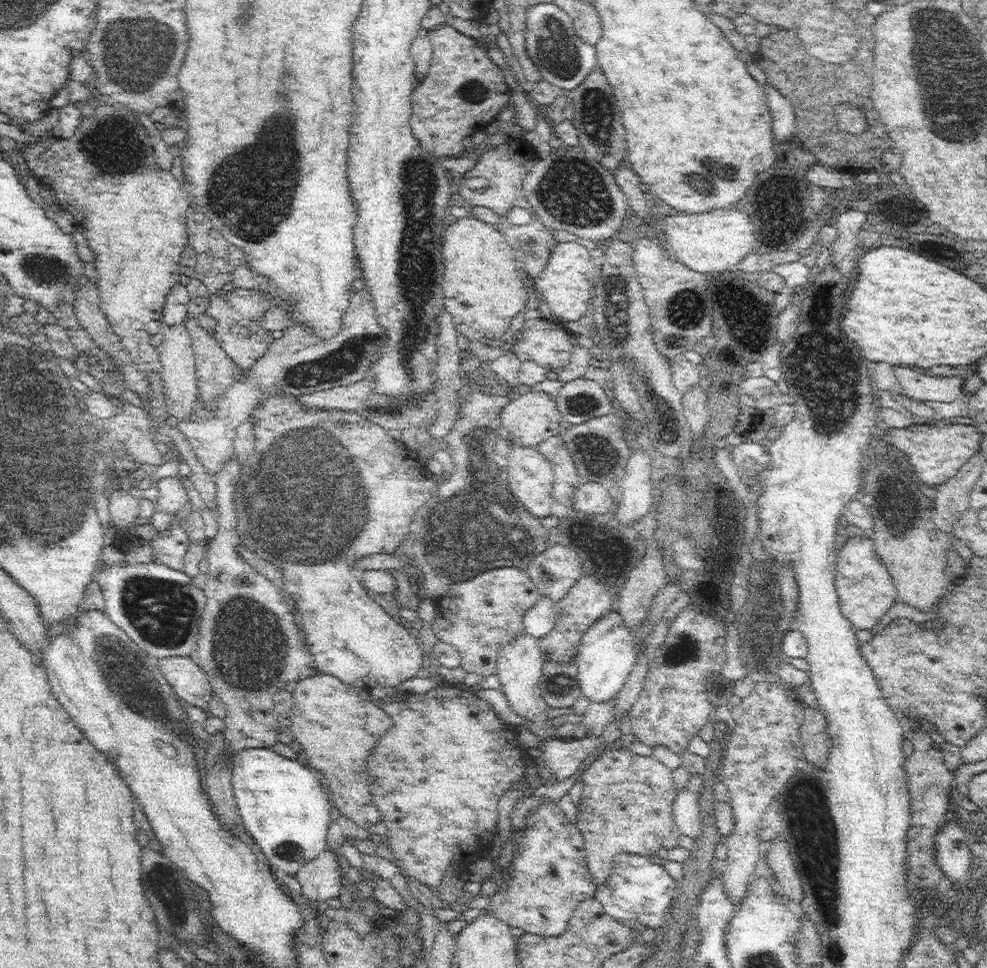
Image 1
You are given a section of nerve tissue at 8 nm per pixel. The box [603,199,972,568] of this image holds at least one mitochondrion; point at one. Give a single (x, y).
(824, 378)

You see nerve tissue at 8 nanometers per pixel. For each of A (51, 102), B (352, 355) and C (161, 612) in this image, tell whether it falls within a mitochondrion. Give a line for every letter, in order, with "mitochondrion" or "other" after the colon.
A: other
B: mitochondrion
C: mitochondrion

